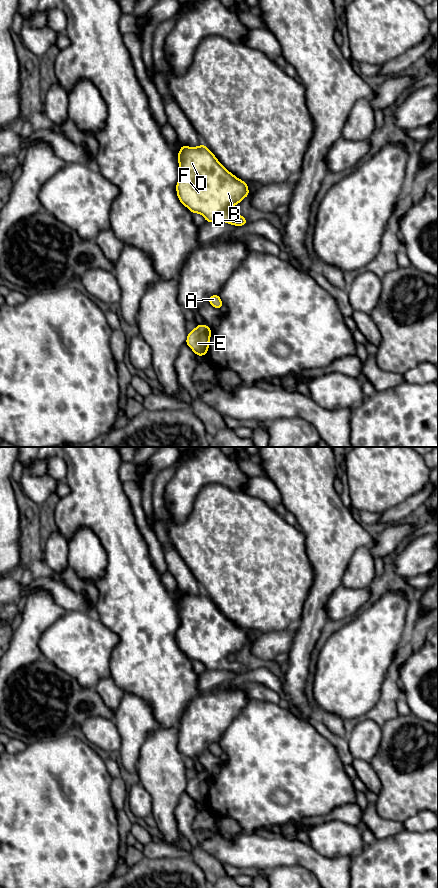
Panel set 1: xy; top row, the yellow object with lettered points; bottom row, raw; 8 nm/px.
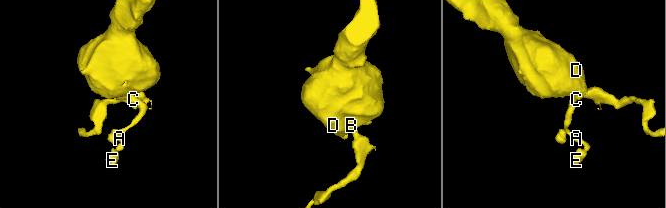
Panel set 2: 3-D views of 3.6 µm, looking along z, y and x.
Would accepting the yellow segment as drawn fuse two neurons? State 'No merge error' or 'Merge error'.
No merge error

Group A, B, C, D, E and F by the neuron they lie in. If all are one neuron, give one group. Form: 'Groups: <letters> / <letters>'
Groups: A B C D E F

